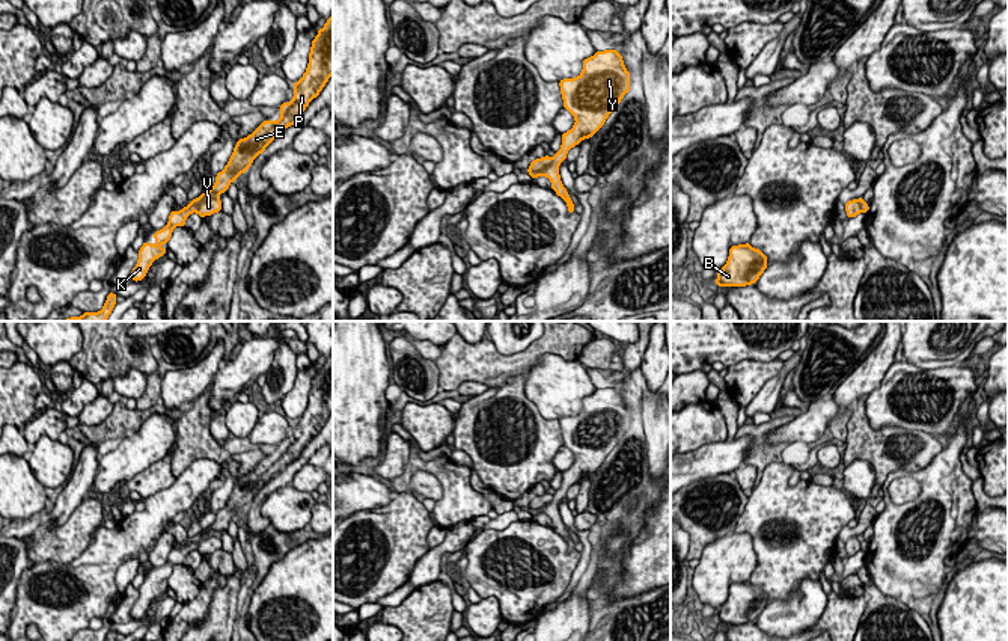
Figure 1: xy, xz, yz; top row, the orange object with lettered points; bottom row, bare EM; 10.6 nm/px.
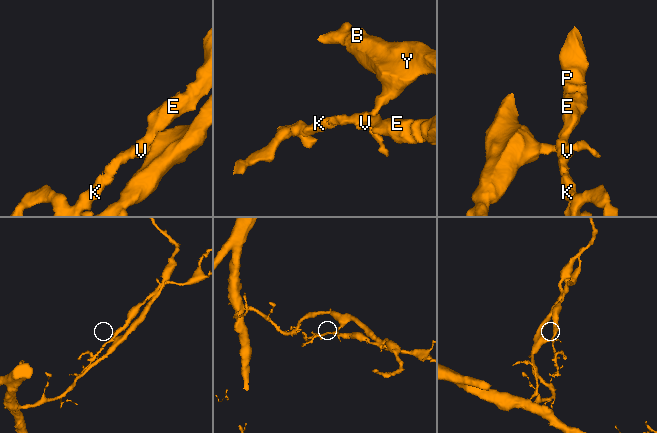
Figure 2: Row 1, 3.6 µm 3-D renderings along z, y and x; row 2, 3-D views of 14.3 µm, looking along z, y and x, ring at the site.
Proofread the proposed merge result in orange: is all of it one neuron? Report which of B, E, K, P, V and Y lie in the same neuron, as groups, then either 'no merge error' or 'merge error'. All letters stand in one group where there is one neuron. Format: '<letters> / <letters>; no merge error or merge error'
B V Y / E K P; merge error

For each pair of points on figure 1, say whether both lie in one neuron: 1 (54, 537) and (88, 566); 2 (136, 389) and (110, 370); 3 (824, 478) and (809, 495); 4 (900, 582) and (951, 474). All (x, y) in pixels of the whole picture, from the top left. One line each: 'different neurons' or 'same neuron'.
1: different neurons
2: different neurons
3: different neurons
4: same neuron

